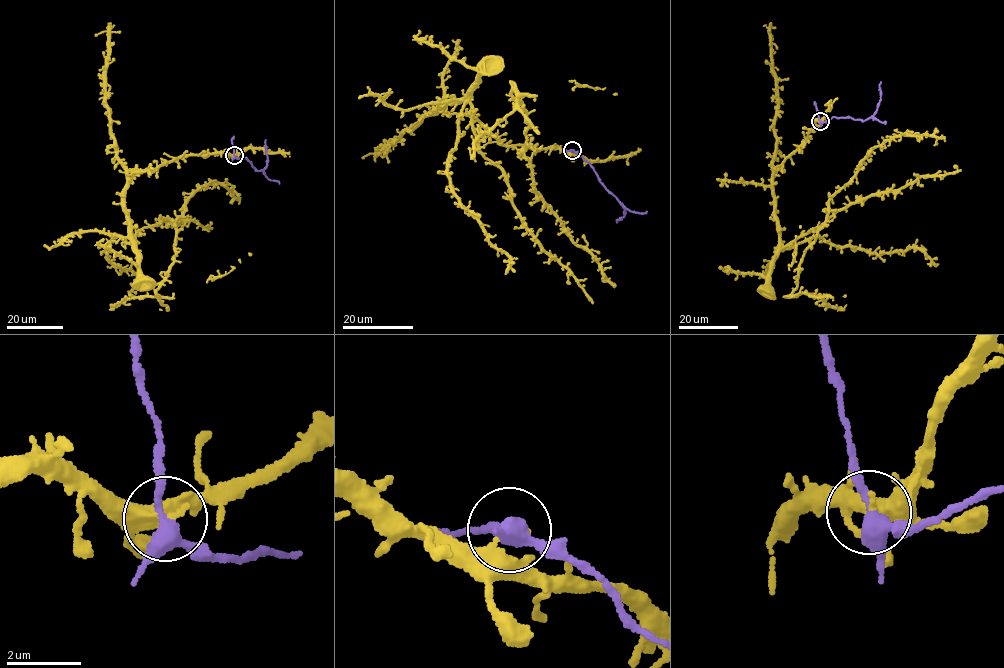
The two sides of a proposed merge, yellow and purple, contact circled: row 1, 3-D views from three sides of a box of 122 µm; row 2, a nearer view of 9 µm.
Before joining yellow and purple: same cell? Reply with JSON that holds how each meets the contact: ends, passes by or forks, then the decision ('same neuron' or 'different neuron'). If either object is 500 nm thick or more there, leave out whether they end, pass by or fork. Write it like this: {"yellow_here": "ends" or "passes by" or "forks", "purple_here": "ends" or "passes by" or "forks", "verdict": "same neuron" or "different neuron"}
{"yellow_here": "ends", "purple_here": "forks", "verdict": "different neuron"}

